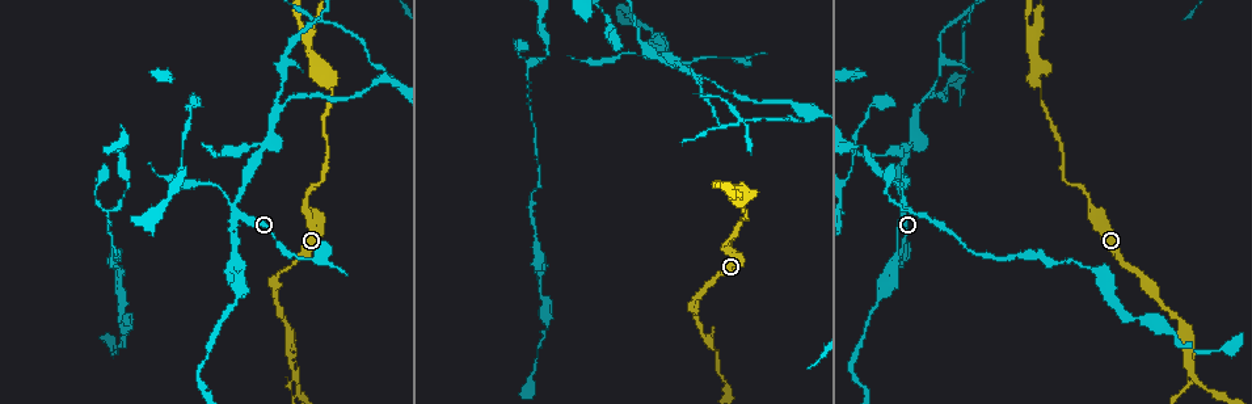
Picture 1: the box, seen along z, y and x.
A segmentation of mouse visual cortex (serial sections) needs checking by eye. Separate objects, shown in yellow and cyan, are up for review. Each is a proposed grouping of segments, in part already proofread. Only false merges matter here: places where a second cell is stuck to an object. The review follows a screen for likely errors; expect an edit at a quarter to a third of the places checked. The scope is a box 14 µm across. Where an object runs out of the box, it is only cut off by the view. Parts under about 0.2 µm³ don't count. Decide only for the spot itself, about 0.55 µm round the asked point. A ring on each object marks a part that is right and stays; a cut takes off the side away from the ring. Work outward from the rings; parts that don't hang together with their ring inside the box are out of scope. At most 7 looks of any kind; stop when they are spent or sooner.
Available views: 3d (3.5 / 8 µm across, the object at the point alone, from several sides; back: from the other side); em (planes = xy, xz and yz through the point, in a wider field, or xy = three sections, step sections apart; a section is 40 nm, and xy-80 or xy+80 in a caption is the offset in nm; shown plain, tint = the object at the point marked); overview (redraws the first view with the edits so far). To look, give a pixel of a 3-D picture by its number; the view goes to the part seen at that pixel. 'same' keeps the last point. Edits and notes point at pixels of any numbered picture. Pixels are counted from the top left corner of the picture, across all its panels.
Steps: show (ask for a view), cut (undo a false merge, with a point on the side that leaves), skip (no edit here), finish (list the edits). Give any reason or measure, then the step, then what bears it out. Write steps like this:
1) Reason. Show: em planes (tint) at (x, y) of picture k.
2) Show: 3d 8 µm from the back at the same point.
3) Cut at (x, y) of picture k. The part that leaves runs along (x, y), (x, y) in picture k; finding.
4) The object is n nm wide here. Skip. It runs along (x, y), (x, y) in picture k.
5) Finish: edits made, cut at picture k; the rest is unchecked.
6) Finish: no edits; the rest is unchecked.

A narrow waist. Show: 3d 3.5 µm at (1189, 376) of picture 1.

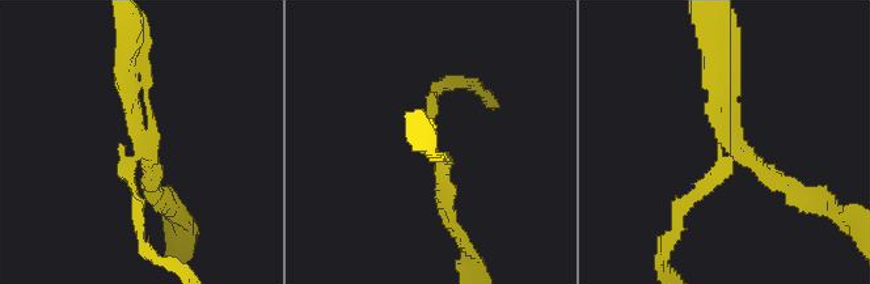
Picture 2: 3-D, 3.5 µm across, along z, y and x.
Show: em xy step 3 (tint) at (138, 138) of picture 2.

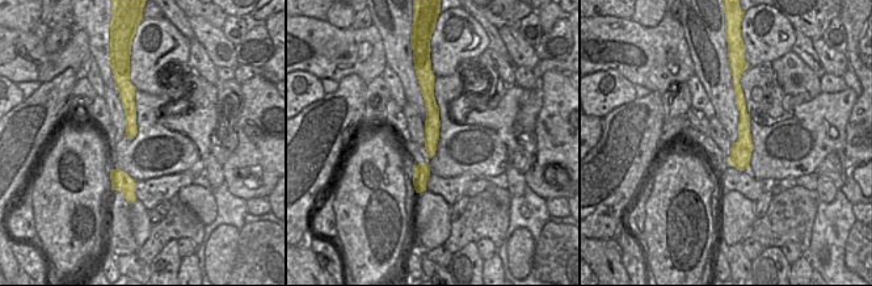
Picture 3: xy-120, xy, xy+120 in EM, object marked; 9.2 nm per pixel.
Another direction. Show: em xy step 1 (tint) at the same point.

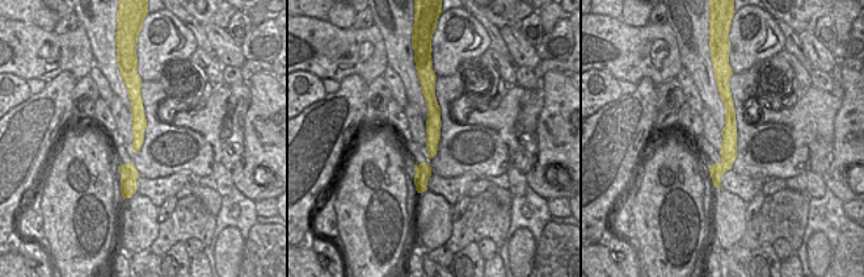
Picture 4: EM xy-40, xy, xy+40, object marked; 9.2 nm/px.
Cut at (699, 193) of picture 2. Two cells meet here.

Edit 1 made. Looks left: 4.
Thin neck. Show: 3d 3.5 µm at (235, 204) of picture 1.

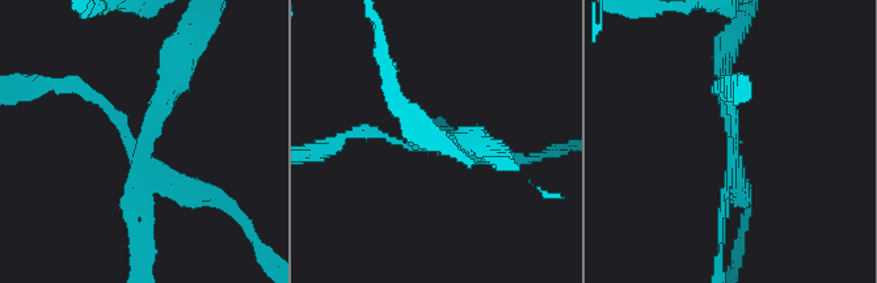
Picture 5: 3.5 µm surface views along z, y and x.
Show: em xy step 1 (tint) at (729, 141) of picture 5.

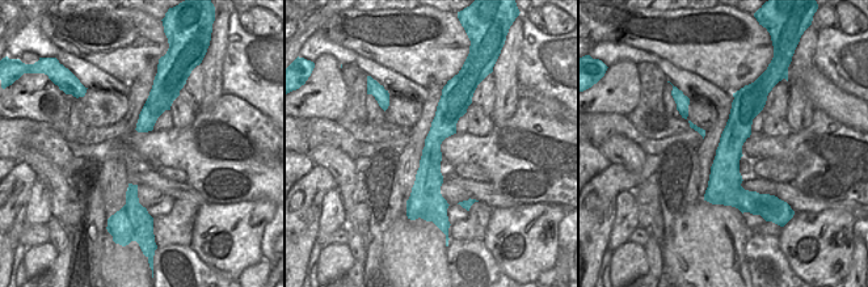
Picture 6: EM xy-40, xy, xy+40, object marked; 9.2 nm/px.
Another direction. Show: em xy step 3 (tint) at the same point.

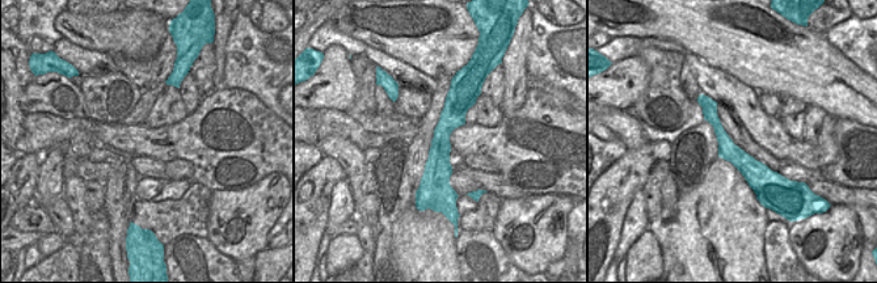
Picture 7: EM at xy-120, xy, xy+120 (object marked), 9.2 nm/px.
Cut at (148, 237) of picture 5. Two cells meet here.

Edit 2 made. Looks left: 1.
Finish: edits made, cut at picture 2, cut at picture 5; the rest is unchecked.

